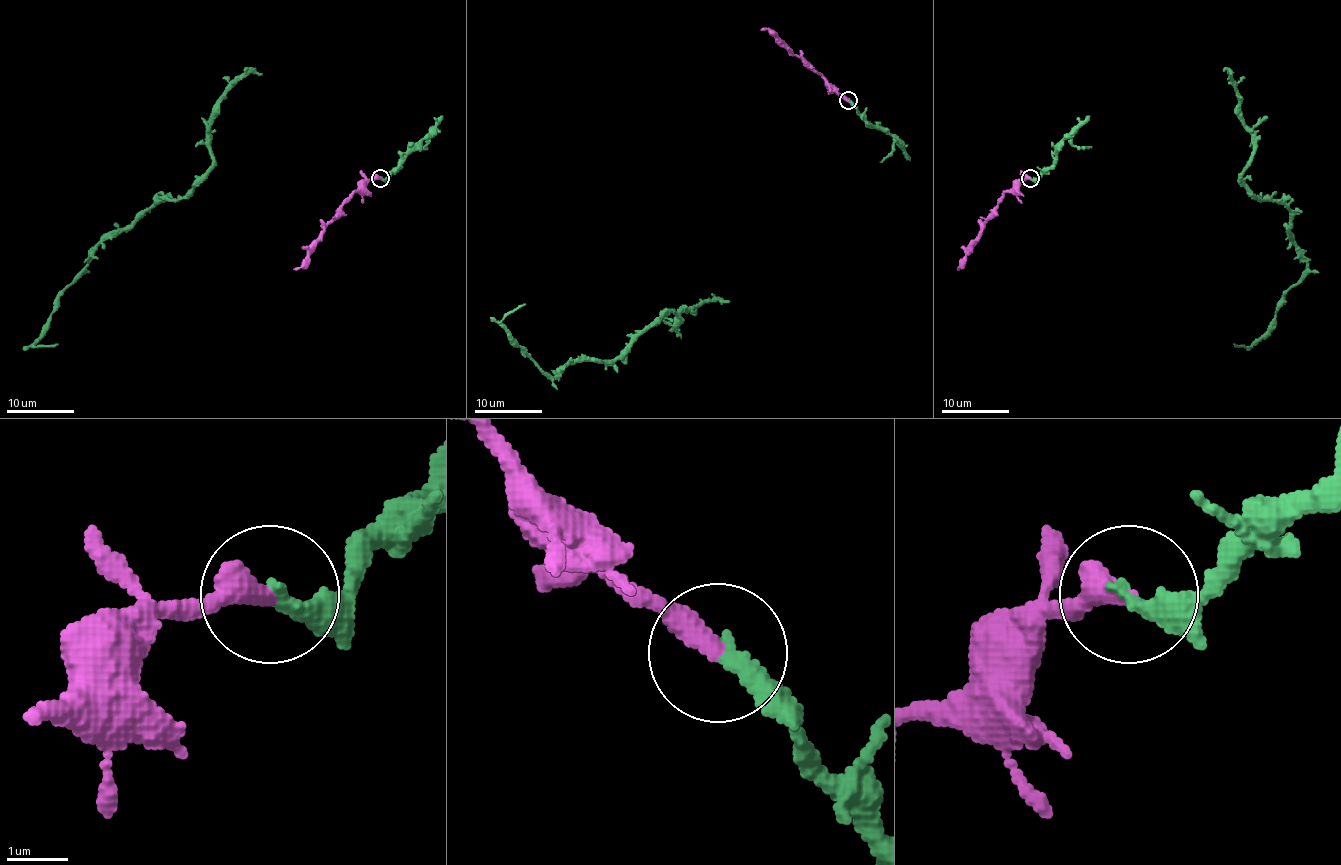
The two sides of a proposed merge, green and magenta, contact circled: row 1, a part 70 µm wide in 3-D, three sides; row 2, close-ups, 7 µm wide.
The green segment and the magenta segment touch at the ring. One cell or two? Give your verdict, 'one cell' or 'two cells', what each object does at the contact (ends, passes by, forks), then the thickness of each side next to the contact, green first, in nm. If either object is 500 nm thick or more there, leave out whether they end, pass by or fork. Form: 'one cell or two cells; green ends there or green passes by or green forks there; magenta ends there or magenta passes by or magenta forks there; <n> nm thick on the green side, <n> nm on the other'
one cell; green ends there; magenta ends there; 240 nm thick on the green side, 400 nm on the other

